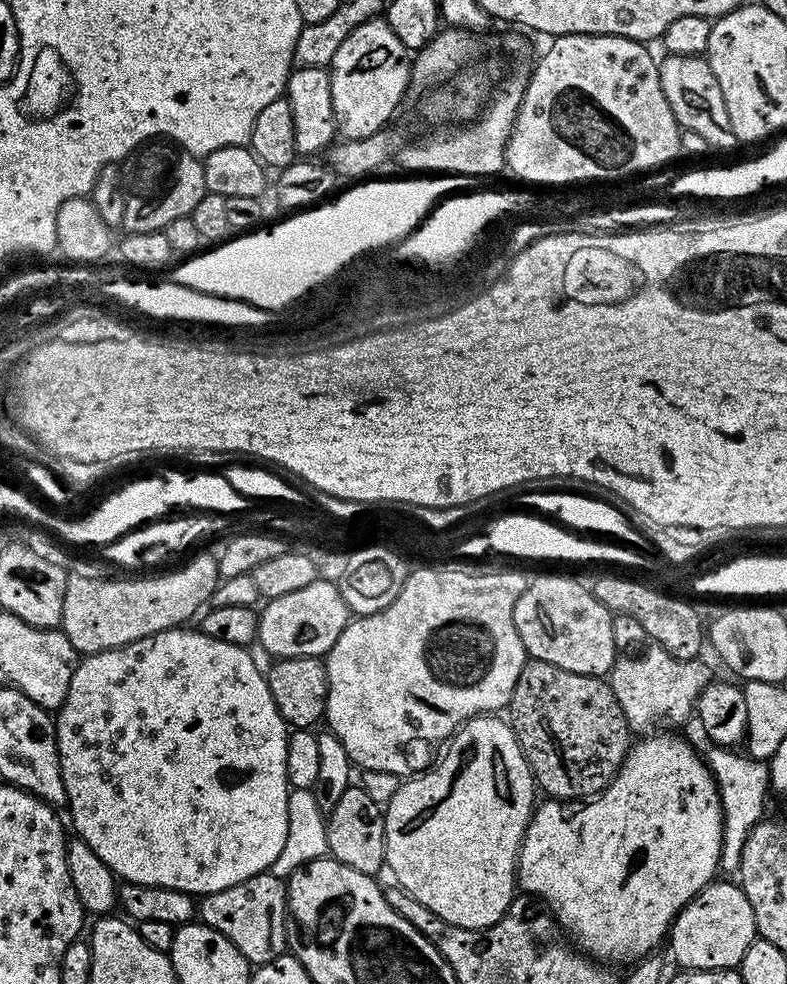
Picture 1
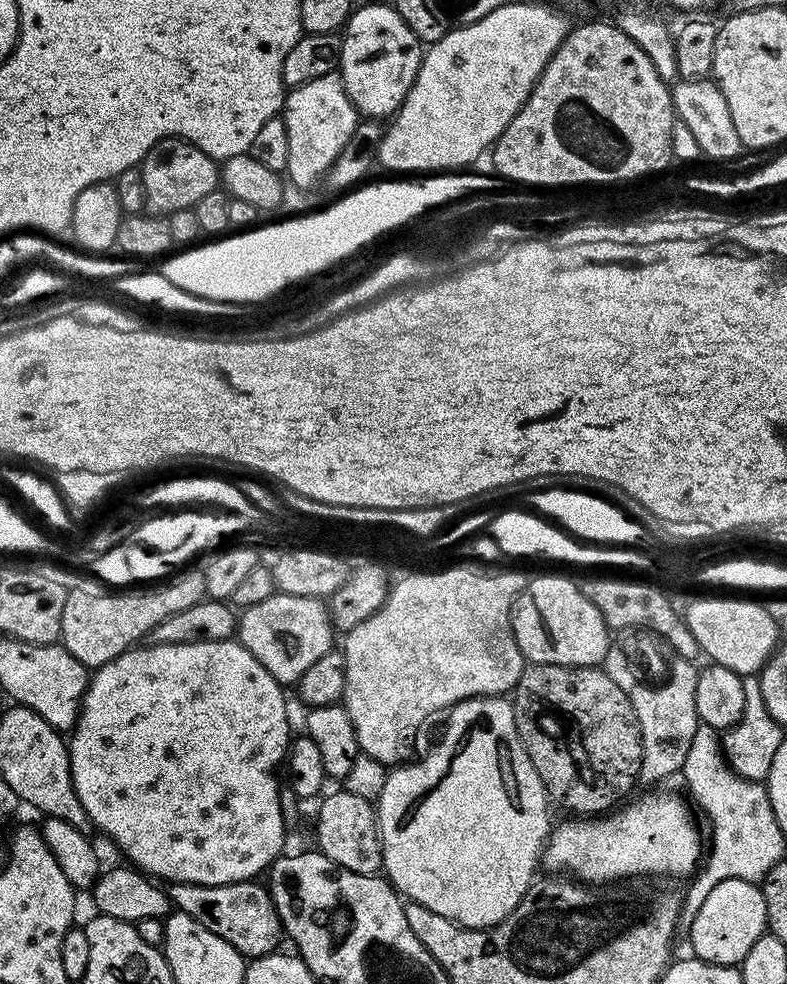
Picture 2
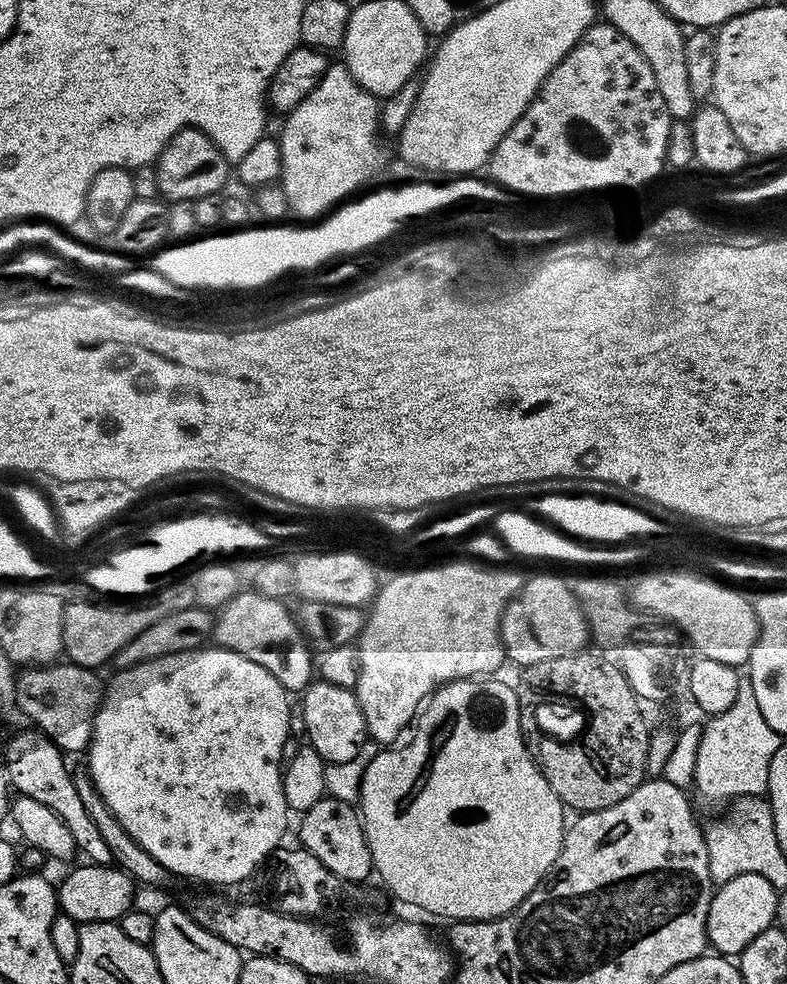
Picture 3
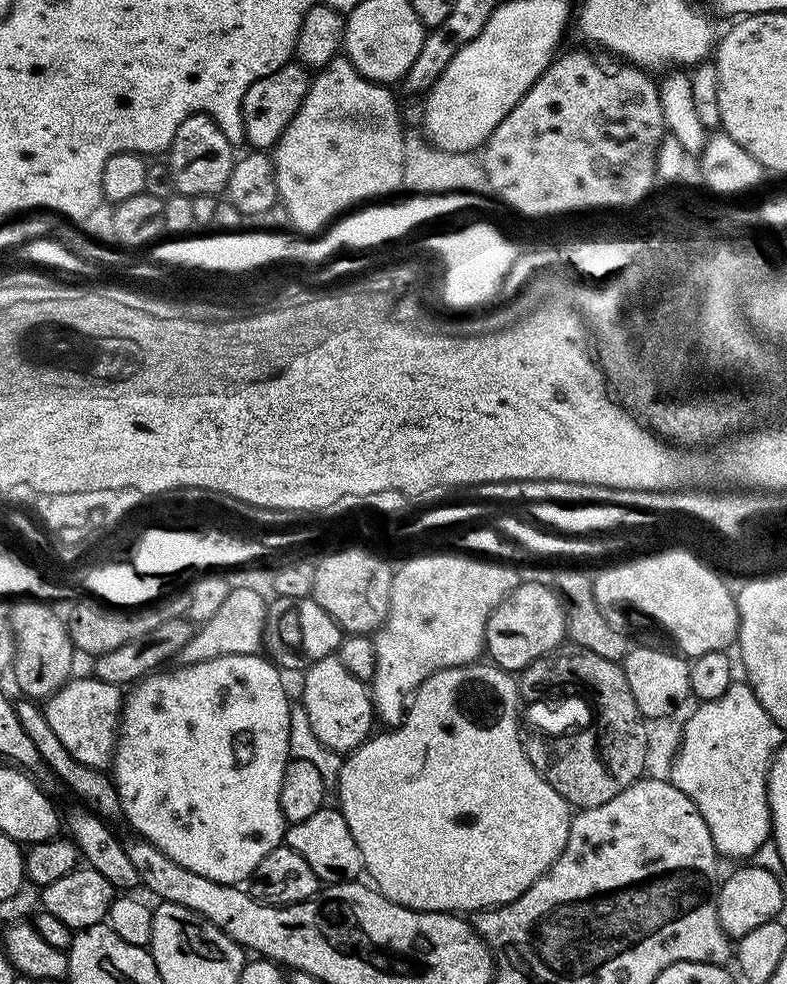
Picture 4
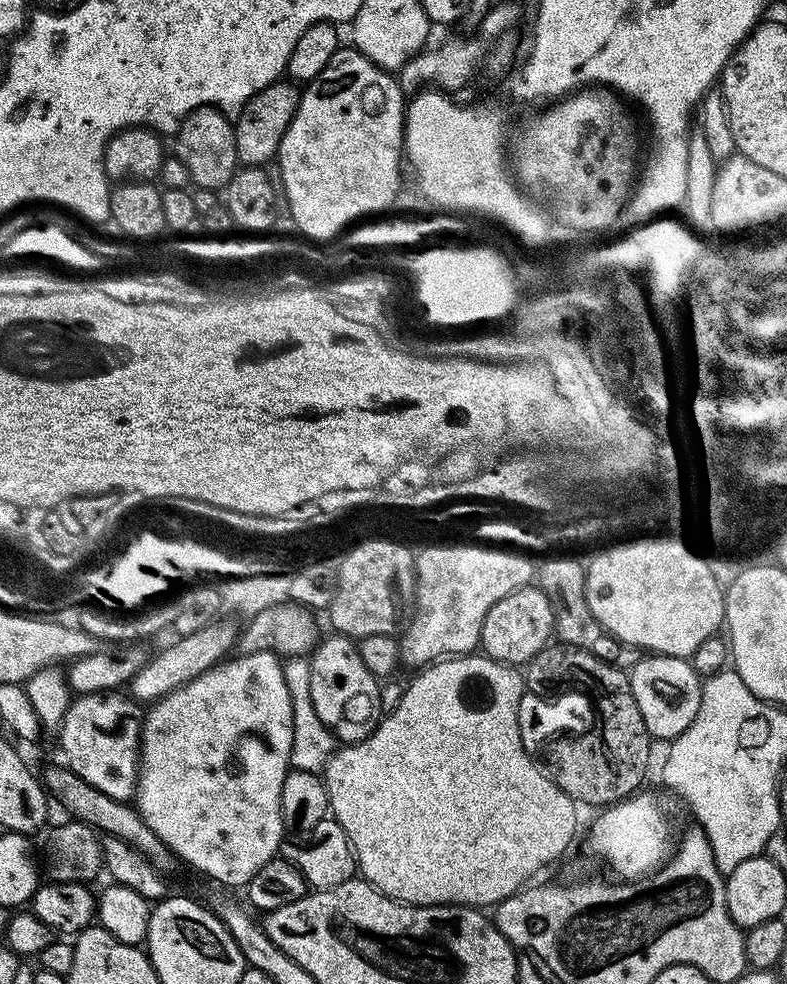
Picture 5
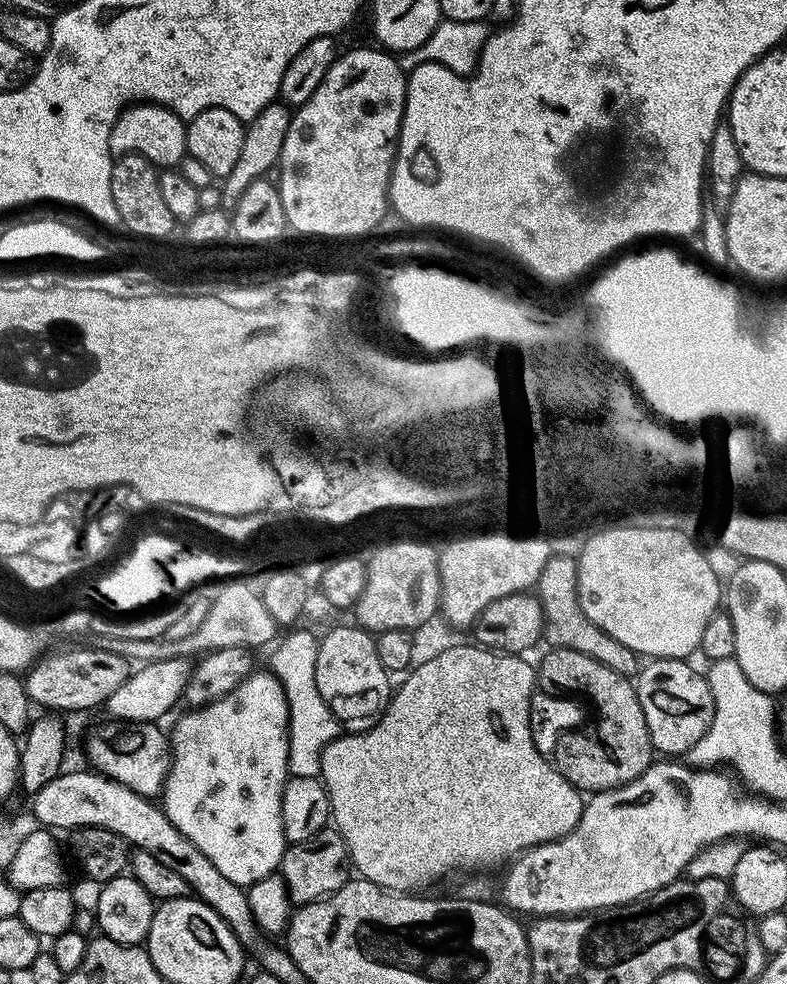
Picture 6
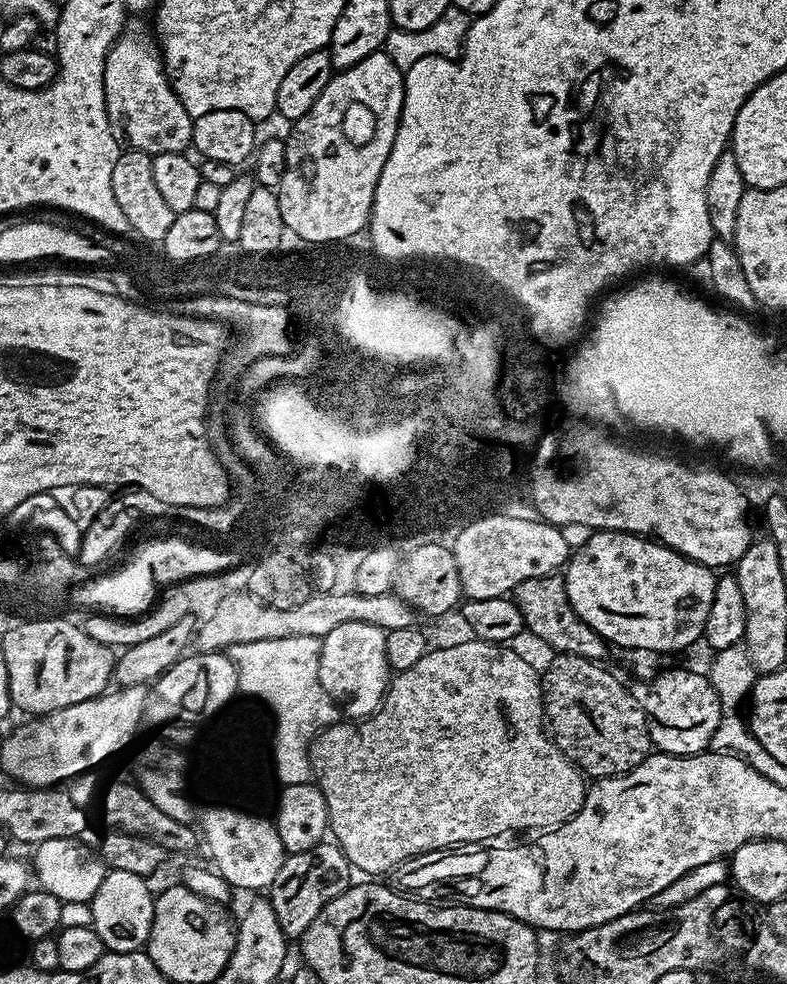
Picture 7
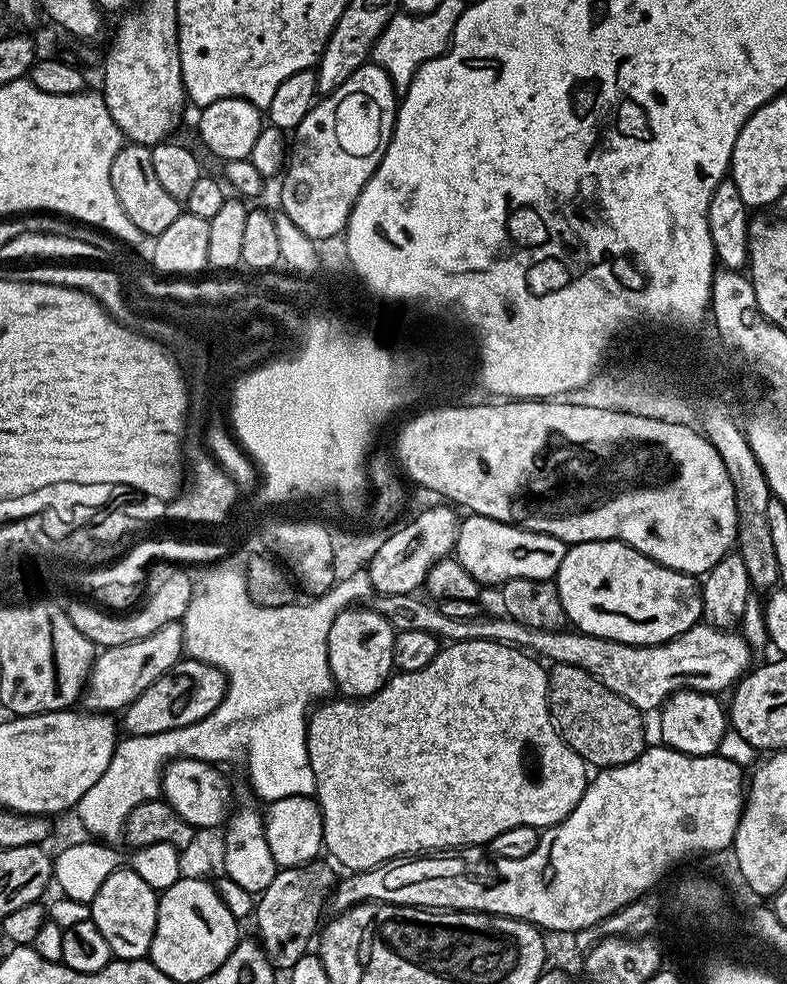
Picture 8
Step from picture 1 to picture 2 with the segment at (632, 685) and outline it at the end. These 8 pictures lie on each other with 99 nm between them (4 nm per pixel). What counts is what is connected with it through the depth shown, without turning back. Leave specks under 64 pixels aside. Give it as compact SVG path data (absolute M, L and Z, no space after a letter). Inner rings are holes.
M675 659L668 680L656 689L632 686L629 689L631 705L634 706L642 732L643 764L637 781L650 788L675 773L685 764L688 749L699 726L695 705L695 687L698 684L699 667L695 661Z

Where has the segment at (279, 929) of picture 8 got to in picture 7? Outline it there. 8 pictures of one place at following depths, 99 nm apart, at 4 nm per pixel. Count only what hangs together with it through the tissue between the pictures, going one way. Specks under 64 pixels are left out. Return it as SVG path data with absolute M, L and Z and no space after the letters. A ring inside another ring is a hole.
M321 842L310 846L310 850L285 855L272 887L267 889L266 899L271 902L284 935L299 938L306 926L310 926L322 909L338 898L338 894L342 894L353 880L354 869L343 850L335 842Z

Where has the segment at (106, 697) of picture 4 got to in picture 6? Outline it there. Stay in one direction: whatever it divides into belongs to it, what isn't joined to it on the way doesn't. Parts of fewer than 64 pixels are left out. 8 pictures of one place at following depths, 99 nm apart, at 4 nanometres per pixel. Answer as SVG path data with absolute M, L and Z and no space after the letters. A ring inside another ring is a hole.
M156 722L147 724L129 723L127 726L112 726L104 733L96 732L88 740L88 760L93 769L102 776L109 776L114 782L134 790L134 794L142 794L149 798L156 798L164 791L164 783L168 777L168 771L172 765L172 744L167 731L160 729Z

